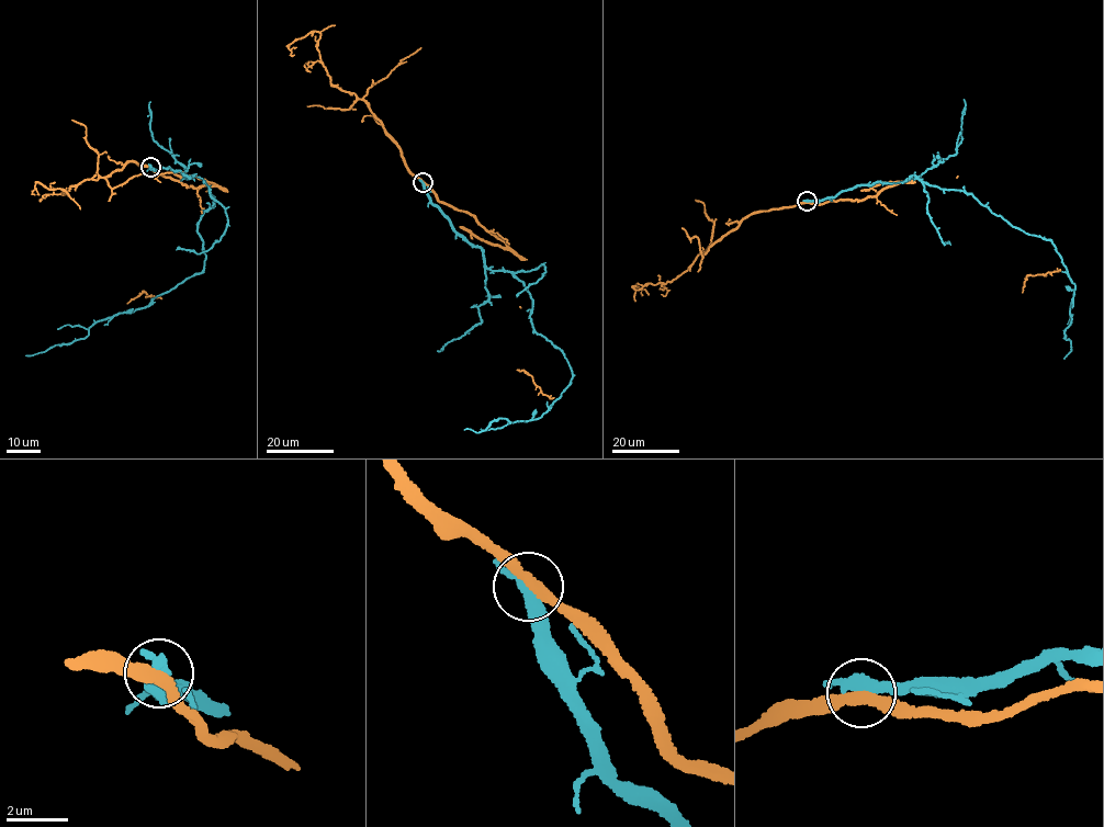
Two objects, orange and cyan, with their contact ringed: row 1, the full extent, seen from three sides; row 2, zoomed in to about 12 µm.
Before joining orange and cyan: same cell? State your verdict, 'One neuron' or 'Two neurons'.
Two neurons

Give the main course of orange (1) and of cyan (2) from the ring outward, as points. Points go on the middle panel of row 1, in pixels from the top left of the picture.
1: (423, 182), (440, 201), (468, 211), (520, 257), (520, 307), (527, 373), (542, 394), (554, 397)
2: (423, 182), (484, 265), (522, 282), (533, 330), (571, 369), (540, 417), (464, 429)

